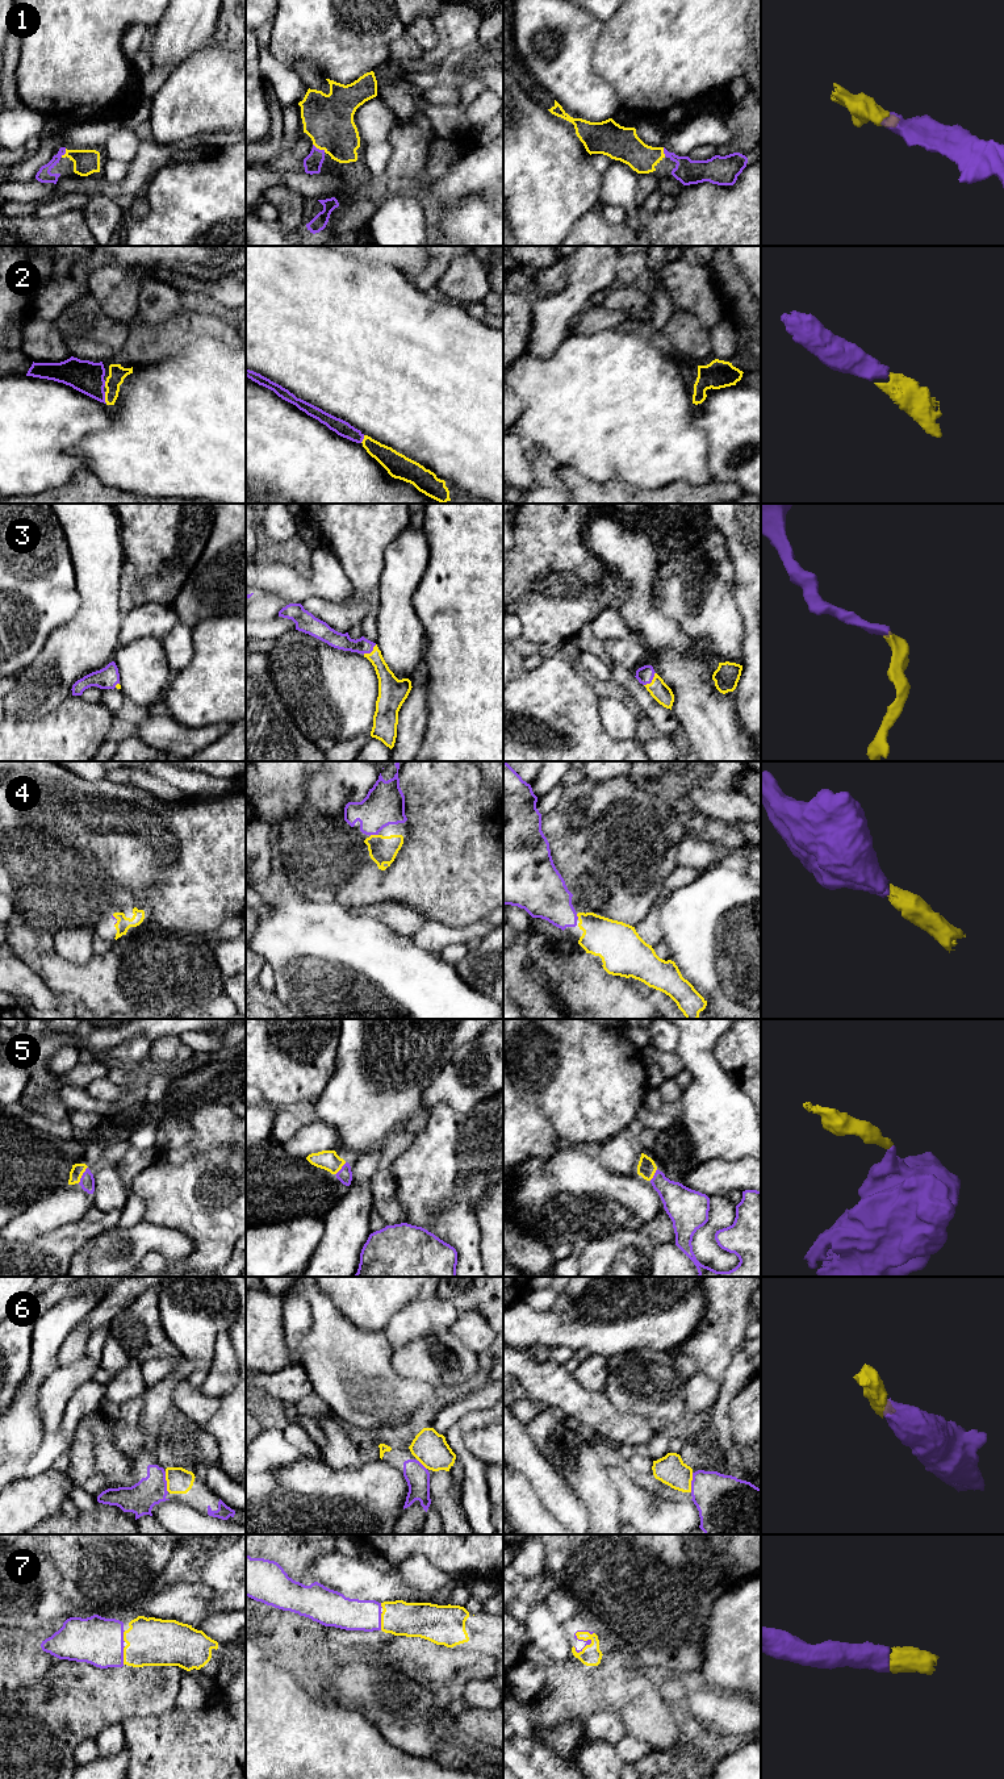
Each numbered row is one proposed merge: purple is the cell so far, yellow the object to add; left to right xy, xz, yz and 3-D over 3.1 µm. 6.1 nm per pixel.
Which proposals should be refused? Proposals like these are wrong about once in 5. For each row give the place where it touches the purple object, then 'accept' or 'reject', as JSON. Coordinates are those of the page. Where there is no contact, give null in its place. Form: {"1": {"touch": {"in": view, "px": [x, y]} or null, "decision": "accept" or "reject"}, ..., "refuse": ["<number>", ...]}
{"1": {"touch": {"in": "xz", "px": [318, 149]}, "decision": "accept"}, "2": {"touch": {"in": "xy", "px": [104, 397]}, "decision": "accept"}, "3": {"touch": {"in": "yz", "px": [651, 680]}, "decision": "accept"}, "4": {"touch": {"in": "xz", "px": [373, 834]}, "decision": "accept"}, "5": {"touch": {"in": "xy", "px": [83, 1174]}, "decision": "accept"}, "6": {"touch": {"in": "xy", "px": [166, 1482]}, "decision": "accept"}, "7": {"touch": {"in": "xy", "px": [122, 1656]}, "decision": "accept"}, "refuse": []}

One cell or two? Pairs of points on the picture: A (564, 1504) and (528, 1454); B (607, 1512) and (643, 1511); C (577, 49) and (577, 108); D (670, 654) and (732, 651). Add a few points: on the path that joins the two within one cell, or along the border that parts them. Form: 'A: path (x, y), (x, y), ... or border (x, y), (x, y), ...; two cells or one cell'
A: path (555, 1493), (534, 1466); one cell
B: border (619, 1502), (619, 1518), (622, 1520); two cells
C: path (577, 63), (577, 94); one cell
D: border (670, 618), (695, 638); two cells

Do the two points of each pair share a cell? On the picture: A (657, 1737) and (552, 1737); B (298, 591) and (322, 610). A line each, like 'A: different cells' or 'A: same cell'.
A: different cells
B: different cells

